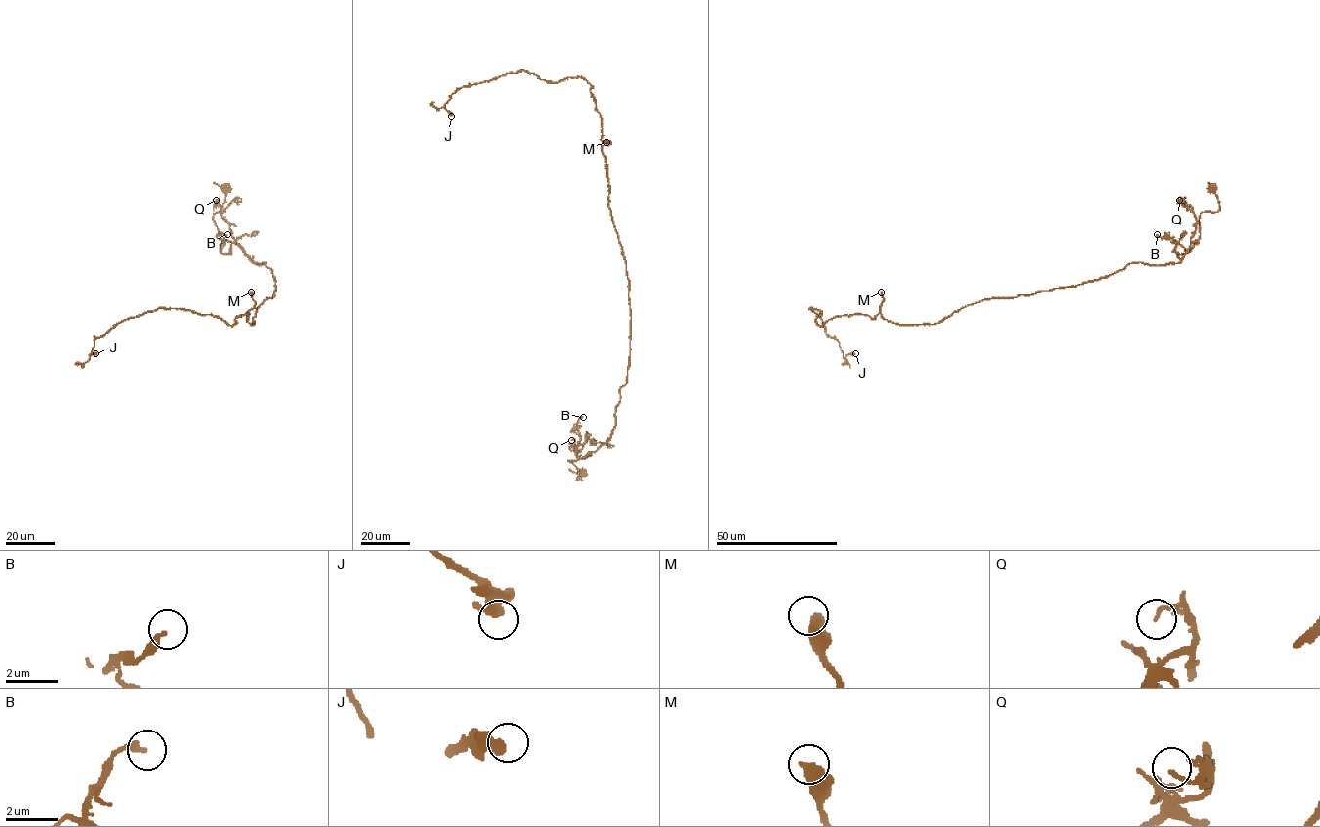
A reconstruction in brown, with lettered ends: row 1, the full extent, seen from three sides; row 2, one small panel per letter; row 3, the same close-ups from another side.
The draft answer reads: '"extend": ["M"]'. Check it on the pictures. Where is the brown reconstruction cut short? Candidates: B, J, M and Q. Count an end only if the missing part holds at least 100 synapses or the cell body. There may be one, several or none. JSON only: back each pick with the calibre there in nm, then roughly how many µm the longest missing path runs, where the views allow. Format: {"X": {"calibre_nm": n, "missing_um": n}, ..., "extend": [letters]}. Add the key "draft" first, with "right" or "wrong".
{"draft": "right", "M": {"calibre_nm": 550, "missing_um": 130}, "extend": ["M"]}

